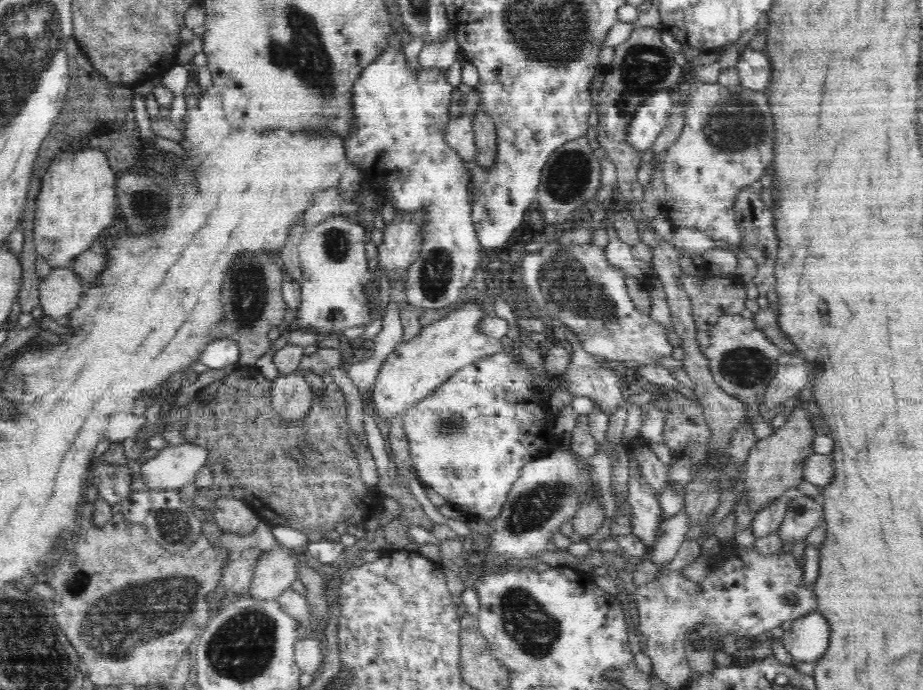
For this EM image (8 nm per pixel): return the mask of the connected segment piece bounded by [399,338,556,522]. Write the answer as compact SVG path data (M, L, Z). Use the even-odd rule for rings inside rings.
M501 338L500 341L510 348L510 352L501 352L500 349L458 368L458 372L443 381L430 396L414 404L414 409L408 409L399 418L408 437L416 478L426 482L425 486L438 492L448 504L460 506L468 514L468 522L496 519L522 467L530 460L549 454L556 446L554 432L550 432L550 408L546 394L532 388L530 370L524 364L518 366L512 362L512 339Z

